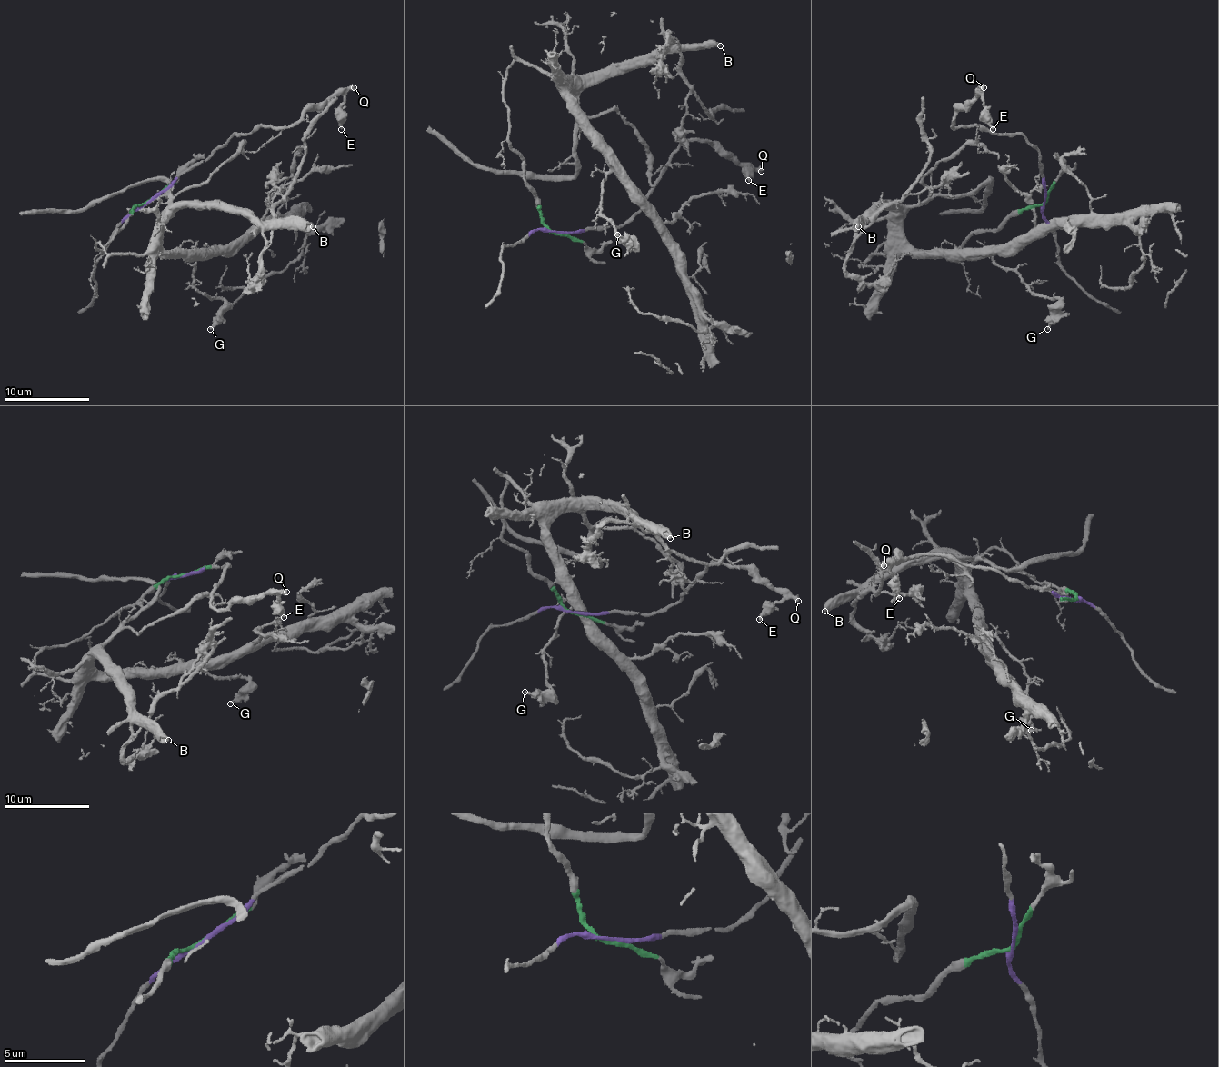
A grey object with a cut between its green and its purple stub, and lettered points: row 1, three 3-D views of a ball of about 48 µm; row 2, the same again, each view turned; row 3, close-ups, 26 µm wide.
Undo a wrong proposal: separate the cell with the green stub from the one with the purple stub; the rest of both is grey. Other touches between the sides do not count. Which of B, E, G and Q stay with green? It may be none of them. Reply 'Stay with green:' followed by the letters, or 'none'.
Stay with green: B, G

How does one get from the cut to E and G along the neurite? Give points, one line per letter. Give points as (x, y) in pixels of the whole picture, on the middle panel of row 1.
E: (555, 232), (626, 224), (684, 142), (705, 139), (714, 148), (727, 150), (751, 167), (749, 180)
G: (555, 232), (508, 139), (505, 71), (516, 60), (555, 82), (603, 154), (601, 213), (628, 244), (617, 234)

